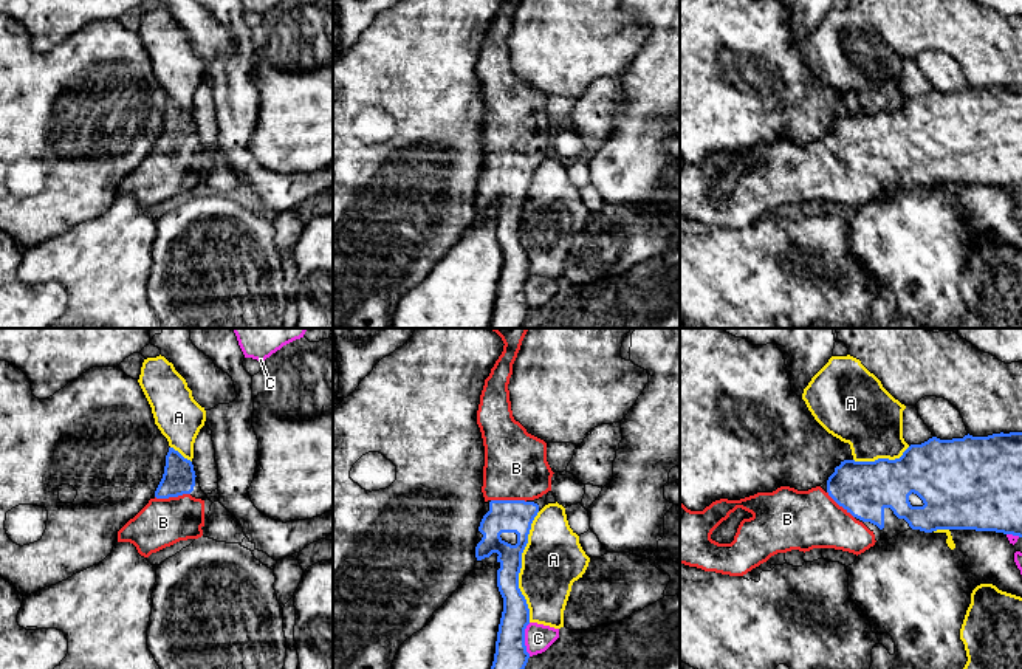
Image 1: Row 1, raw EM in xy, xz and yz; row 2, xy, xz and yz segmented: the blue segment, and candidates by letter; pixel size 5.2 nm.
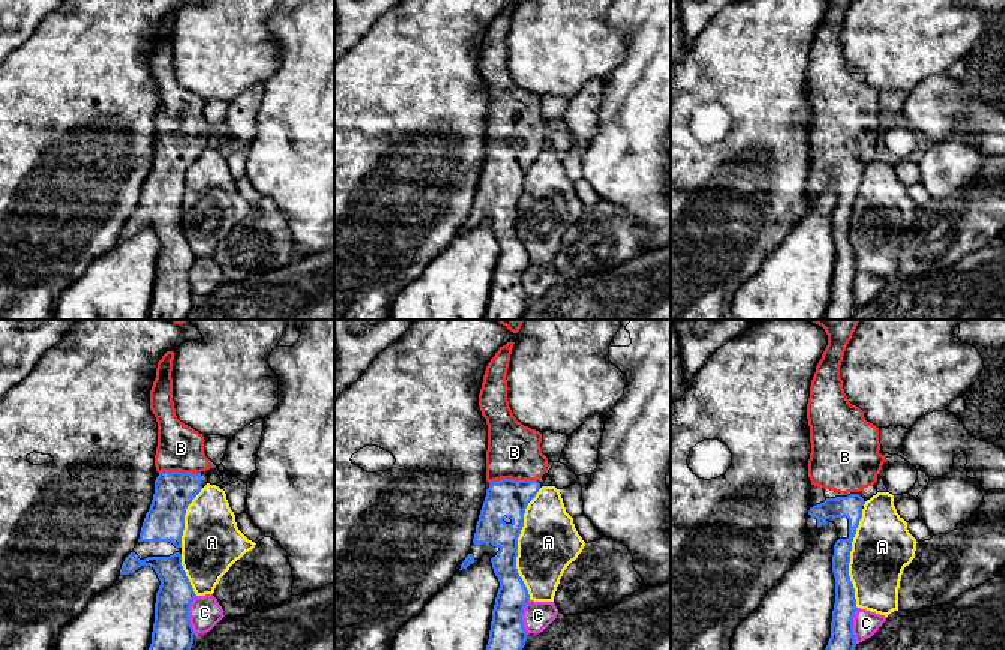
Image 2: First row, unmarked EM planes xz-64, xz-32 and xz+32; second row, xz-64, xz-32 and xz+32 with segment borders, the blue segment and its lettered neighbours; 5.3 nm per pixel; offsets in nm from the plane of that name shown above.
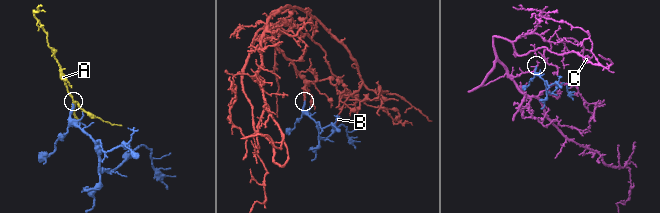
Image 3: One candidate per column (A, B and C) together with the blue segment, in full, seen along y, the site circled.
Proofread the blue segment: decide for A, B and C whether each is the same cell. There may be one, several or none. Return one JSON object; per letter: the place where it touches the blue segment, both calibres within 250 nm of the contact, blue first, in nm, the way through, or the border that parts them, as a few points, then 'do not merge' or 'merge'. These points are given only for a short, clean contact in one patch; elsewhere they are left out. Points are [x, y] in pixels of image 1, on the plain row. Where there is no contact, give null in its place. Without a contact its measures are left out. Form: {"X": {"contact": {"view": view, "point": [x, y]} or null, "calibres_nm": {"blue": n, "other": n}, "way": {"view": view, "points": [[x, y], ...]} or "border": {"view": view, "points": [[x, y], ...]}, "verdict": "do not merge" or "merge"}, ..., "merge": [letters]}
{"A": {"contact": {"view": "xz", "point": [521, 220]}, "calibres_nm": {"blue": 150, "other": 320}, "verdict": "do not merge"}, "B": {"contact": {"view": "xy", "point": [172, 149]}, "calibres_nm": {"blue": 170, "other": 260}, "way": {"view": "xy", "points": [[178, 130], [172, 149], [172, 166], [163, 175]]}, "verdict": "merge"}, "C": {"contact": {"view": "xz", "point": [524, 293]}, "calibres_nm": {"blue": 170, "other": 140}, "verdict": "do not merge"}, "merge": ["B"]}

